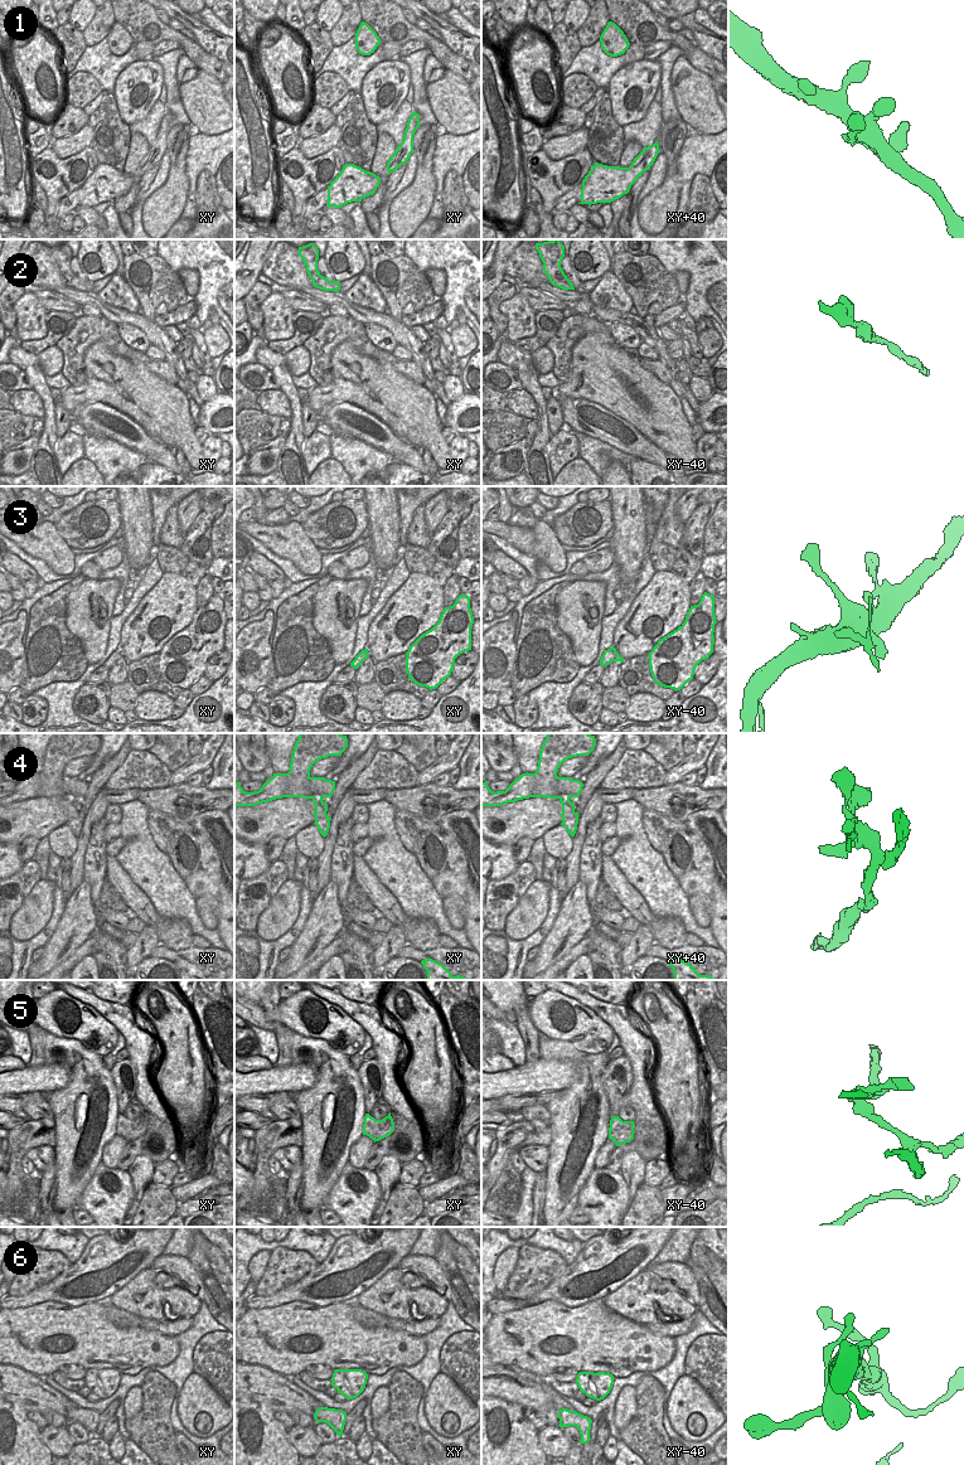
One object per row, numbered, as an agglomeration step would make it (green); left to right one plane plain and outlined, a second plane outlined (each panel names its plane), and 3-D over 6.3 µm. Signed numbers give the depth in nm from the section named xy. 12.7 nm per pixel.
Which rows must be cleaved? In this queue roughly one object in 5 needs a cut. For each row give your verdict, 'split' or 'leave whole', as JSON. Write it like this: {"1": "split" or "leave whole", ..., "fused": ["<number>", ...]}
{"1": "leave whole", "2": "leave whole", "3": "split", "4": "split", "5": "split", "6": "leave whole", "fused": ["3", "4", "5"]}

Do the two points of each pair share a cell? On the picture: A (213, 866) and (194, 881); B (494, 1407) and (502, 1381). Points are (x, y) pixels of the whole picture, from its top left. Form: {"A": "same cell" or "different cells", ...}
{"A": "different cells", "B": "different cells"}

